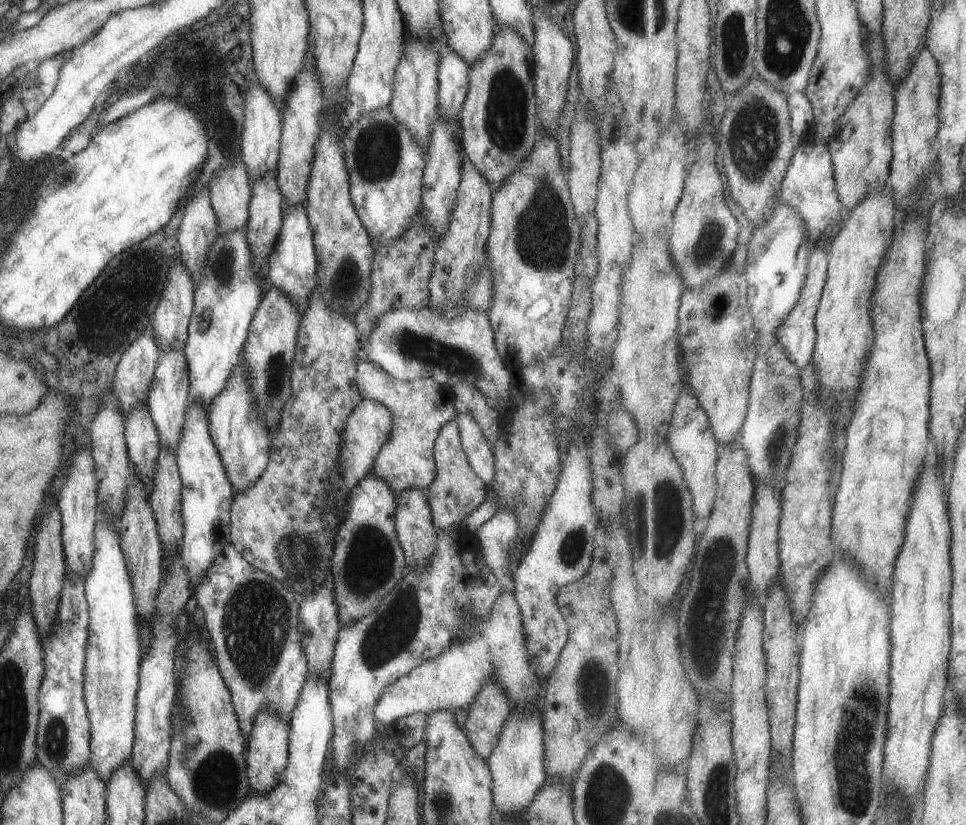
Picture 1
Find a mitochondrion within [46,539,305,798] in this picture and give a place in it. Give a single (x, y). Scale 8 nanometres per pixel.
(256, 619)

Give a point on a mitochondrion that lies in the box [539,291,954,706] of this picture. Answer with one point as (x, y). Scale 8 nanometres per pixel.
(710, 608)

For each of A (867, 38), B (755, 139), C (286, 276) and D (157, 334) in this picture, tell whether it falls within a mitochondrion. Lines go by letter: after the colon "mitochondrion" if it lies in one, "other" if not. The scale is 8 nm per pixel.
A: other
B: mitochondrion
C: other
D: other

